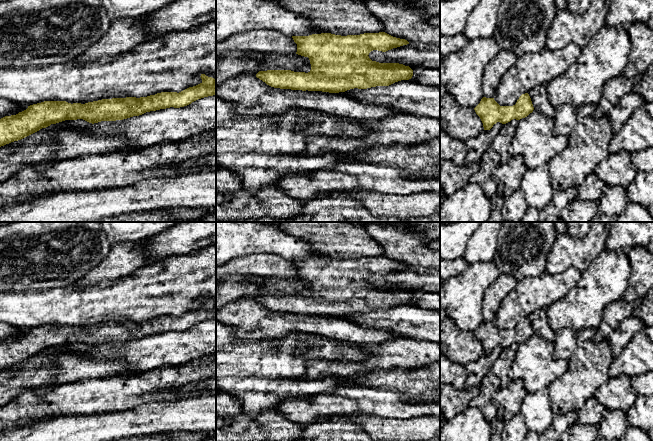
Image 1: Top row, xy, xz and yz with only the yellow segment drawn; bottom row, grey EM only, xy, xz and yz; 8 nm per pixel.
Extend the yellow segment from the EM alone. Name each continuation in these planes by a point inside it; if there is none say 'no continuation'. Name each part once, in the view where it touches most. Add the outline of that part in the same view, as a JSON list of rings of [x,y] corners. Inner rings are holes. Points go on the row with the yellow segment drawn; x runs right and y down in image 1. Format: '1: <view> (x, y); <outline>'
no continuation

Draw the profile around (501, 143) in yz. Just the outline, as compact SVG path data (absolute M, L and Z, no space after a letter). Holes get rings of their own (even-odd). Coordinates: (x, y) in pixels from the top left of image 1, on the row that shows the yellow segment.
M513 119L506 124L502 124L502 127L495 137L491 148L494 149L500 155L500 163L507 164L512 157L509 154L509 146L515 135L519 120Z

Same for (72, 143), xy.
M68 127L51 129L49 131L49 135L58 143L58 150L51 157L51 160L56 162L64 159L74 159L76 157L89 154L105 154L118 151L138 151L138 149L124 136L106 137Z

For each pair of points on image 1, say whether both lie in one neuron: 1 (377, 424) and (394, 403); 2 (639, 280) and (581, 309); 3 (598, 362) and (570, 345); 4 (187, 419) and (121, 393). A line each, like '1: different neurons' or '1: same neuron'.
1: different neurons
2: different neurons
3: different neurons
4: different neurons

